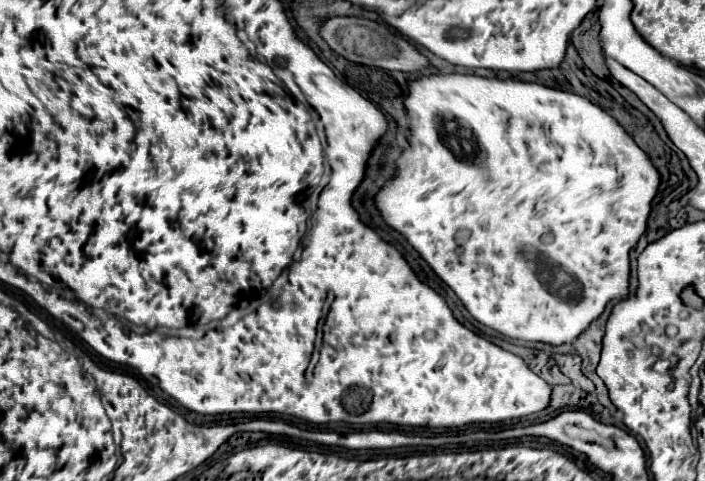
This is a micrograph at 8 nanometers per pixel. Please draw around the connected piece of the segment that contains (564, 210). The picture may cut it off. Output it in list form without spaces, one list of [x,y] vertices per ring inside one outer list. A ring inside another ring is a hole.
[[[430,74],[408,80],[408,96],[404,98],[404,108],[410,120],[408,148],[400,156],[396,174],[376,194],[374,198],[376,208],[382,220],[390,228],[398,230],[412,244],[412,248],[428,262],[428,266],[436,272],[436,276],[450,290],[454,290],[454,294],[462,300],[464,308],[480,324],[512,340],[562,346],[576,340],[604,312],[610,300],[628,294],[630,250],[638,244],[640,236],[646,232],[646,222],[652,212],[652,200],[656,198],[660,186],[660,172],[656,170],[648,154],[636,146],[636,142],[606,110],[602,110],[598,104],[574,92],[564,92],[536,82],[482,78],[474,74]],[[549,268],[566,274],[566,276],[558,276],[560,280],[556,284],[556,292],[552,292],[540,280],[539,272]]]

